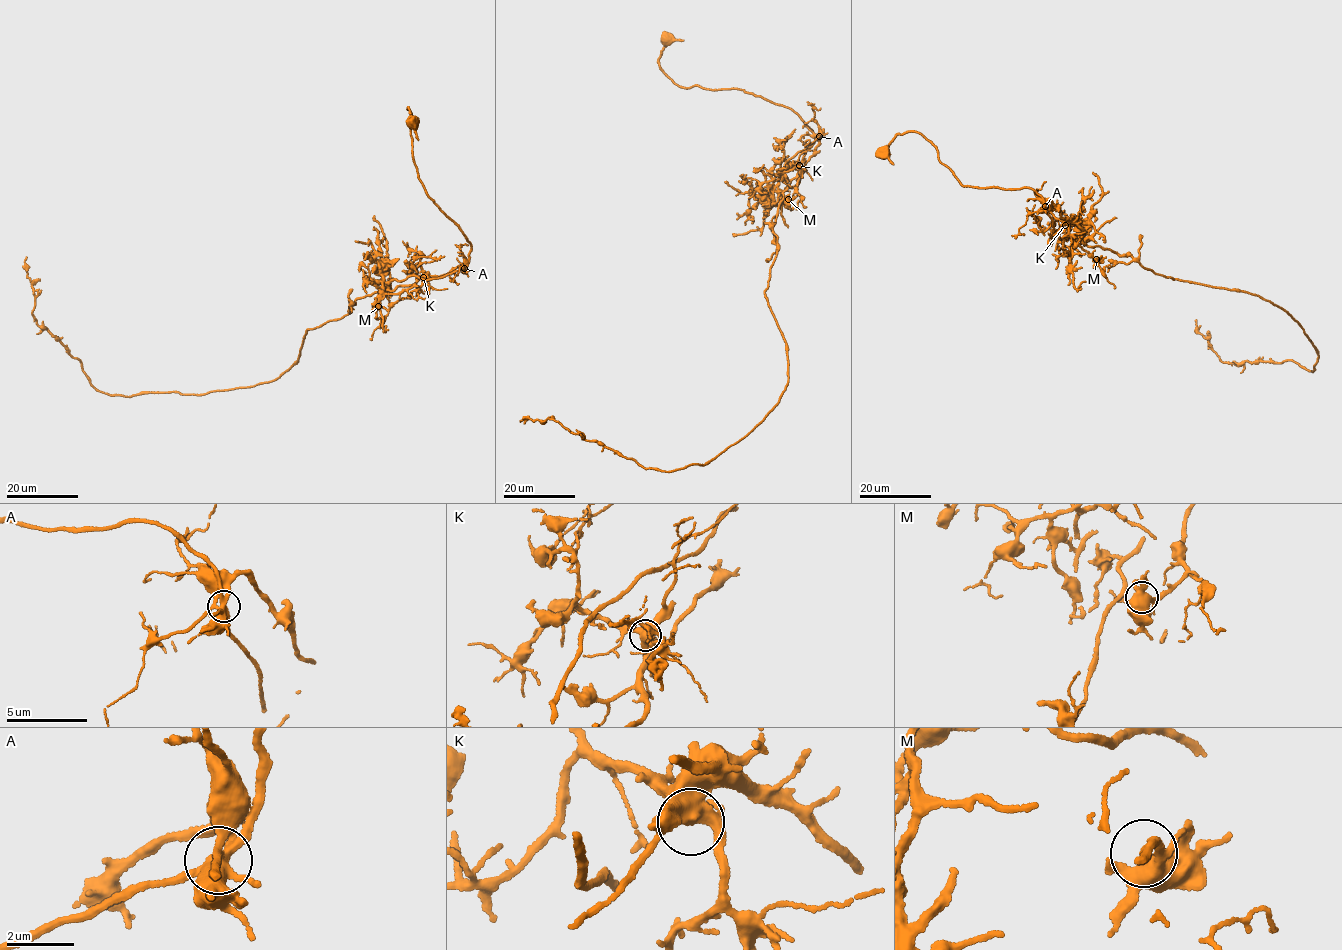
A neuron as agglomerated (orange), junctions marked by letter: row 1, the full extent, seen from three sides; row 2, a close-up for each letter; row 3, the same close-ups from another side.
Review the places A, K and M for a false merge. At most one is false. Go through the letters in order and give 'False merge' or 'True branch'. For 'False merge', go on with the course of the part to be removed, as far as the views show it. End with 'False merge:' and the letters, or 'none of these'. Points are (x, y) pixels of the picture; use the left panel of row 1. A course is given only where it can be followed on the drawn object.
A: False merge. Course of the part to remove: (464, 268), (357, 298), (306, 330), (276, 379), (129, 397), (96, 389), (37, 325), (27, 256)
K: True branch
M: True branch
False merge: A

